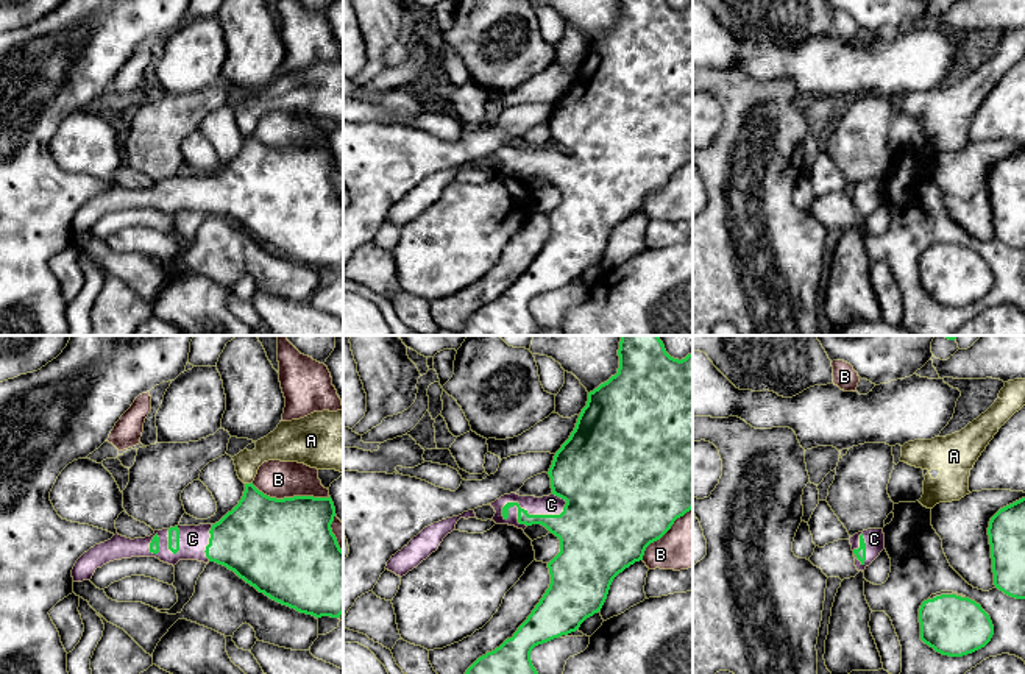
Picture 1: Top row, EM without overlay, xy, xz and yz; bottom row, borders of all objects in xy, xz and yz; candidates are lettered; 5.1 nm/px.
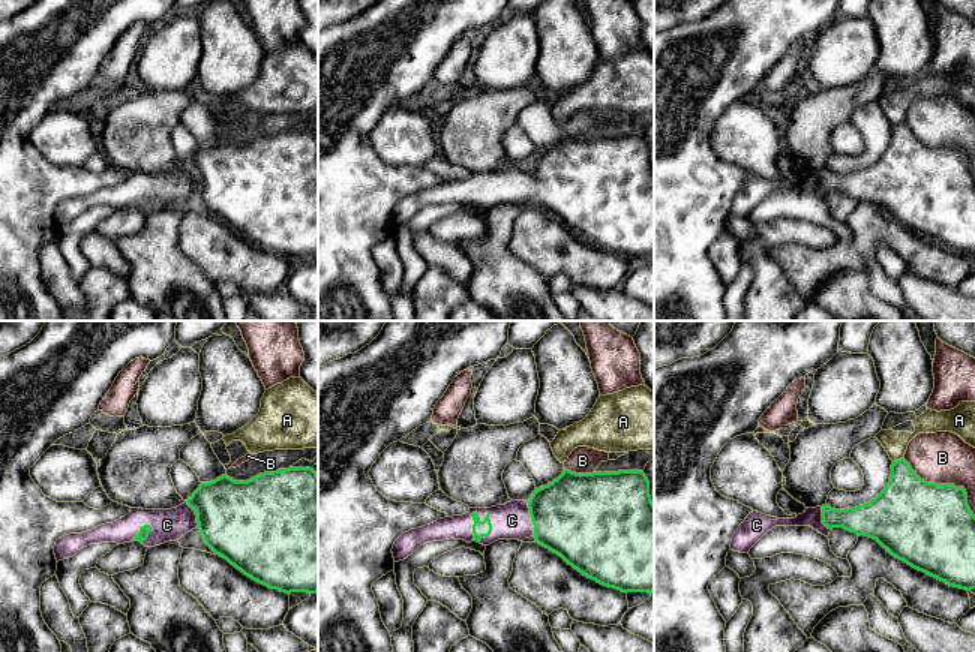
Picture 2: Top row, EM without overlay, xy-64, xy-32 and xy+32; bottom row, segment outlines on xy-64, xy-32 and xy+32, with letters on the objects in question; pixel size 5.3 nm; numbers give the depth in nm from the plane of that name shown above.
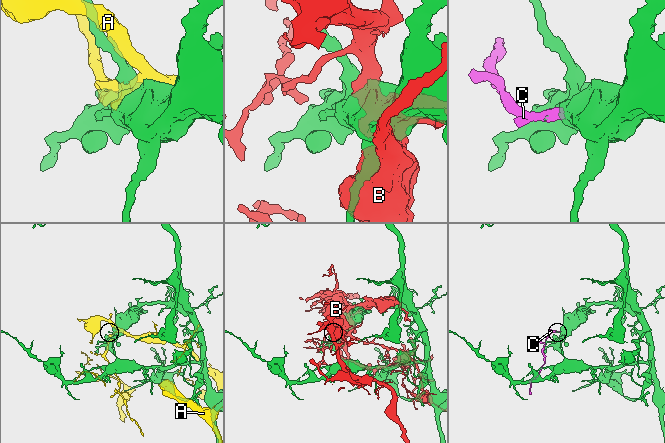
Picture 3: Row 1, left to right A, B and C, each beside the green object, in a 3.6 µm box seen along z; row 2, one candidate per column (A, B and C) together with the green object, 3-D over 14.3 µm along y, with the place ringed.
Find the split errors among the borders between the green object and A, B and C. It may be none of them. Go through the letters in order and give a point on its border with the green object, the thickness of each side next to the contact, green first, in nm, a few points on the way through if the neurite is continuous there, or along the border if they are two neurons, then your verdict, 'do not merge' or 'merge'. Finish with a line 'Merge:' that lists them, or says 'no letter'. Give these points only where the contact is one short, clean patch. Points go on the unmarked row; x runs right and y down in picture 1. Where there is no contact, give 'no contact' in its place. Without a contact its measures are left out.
A: xy (248, 134) | 360/150 nm | do not merge
B: xy (290, 148) | 500/190 nm | do not merge
C: xz (532, 166) | 240/100 nm | across xz (579, 178), (567, 166), (532, 166), (551, 155) | merge
Merge: C

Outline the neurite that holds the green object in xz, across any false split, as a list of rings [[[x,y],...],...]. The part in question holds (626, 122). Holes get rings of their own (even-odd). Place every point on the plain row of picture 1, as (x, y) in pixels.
[[[618,0],[618,6],[618,23],[588,44],[587,56],[582,59],[574,81],[554,106],[552,115],[548,122],[552,144],[543,148],[510,144],[488,154],[496,162],[493,167],[496,175],[509,175],[523,181],[532,175],[544,176],[560,190],[560,203],[548,214],[551,225],[549,239],[527,267],[527,270],[518,278],[512,289],[507,289],[495,301],[479,307],[466,320],[462,331],[459,332],[460,335],[535,335],[540,329],[530,310],[532,300],[562,286],[576,282],[587,268],[601,262],[613,229],[635,212],[643,211],[646,198],[651,193],[660,190],[671,179],[677,168],[683,167],[693,159],[693,3],[682,11],[671,8],[666,0]]]

